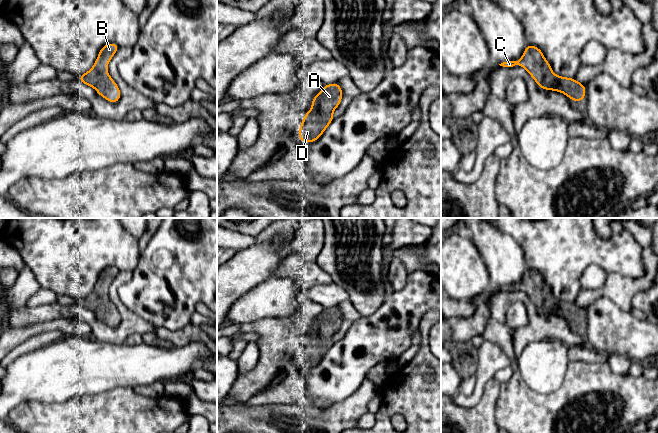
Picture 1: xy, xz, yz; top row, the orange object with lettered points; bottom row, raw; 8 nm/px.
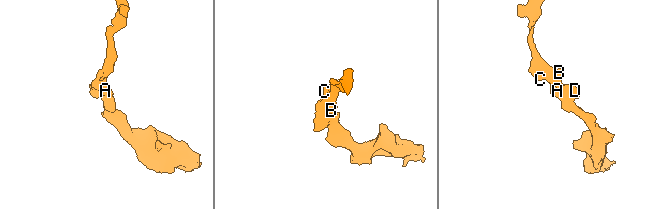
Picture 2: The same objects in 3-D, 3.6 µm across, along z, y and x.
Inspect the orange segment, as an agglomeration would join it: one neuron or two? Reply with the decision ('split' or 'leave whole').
leave whole

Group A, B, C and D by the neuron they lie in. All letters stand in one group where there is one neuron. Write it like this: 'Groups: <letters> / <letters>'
Groups: A B C D

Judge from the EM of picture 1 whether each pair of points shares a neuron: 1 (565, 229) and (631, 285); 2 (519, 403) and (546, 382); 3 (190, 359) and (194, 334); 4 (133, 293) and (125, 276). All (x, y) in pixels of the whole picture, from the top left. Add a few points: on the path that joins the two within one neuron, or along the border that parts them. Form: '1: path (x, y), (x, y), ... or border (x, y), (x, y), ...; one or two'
1: border (608, 272), (640, 277); two
2: border (519, 374), (536, 392), (551, 393), (557, 389); two
3: border (206, 345), (189, 341), (173, 346); two
4: border (132, 272), (132, 278), (118, 289), (123, 305); two

